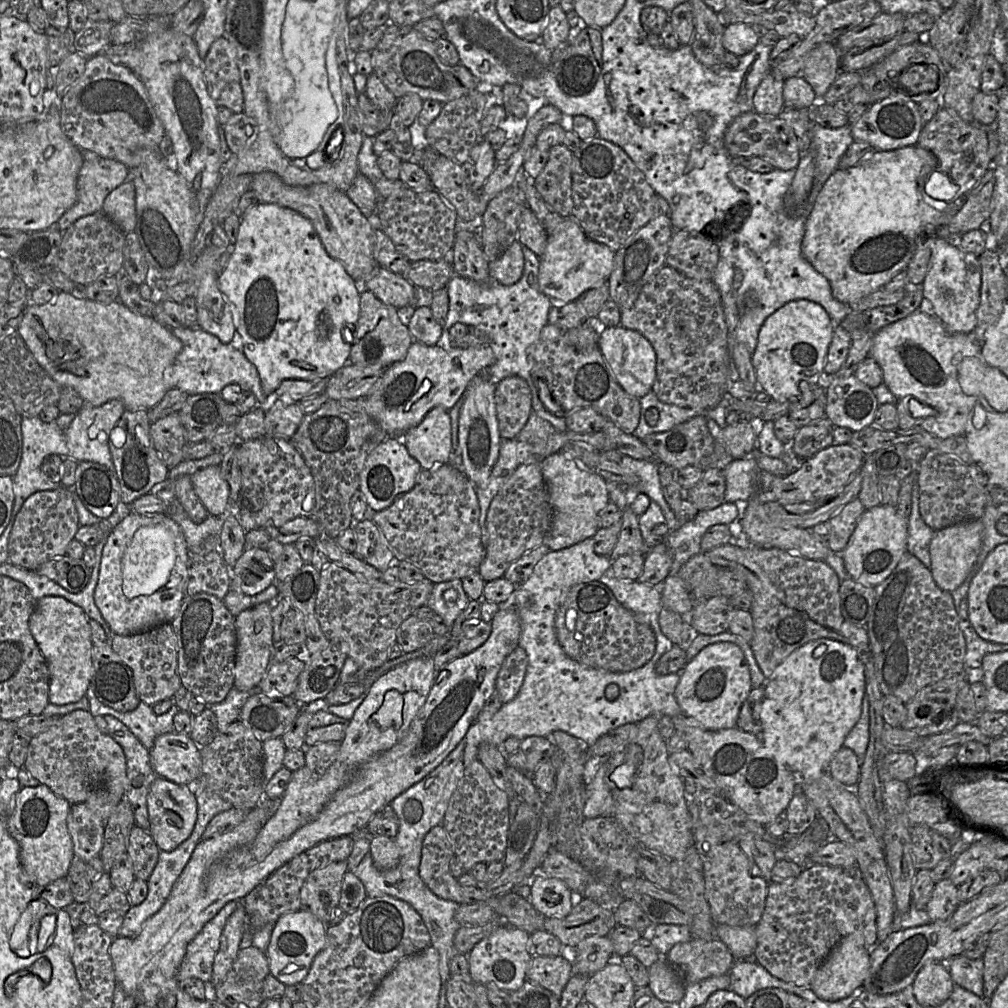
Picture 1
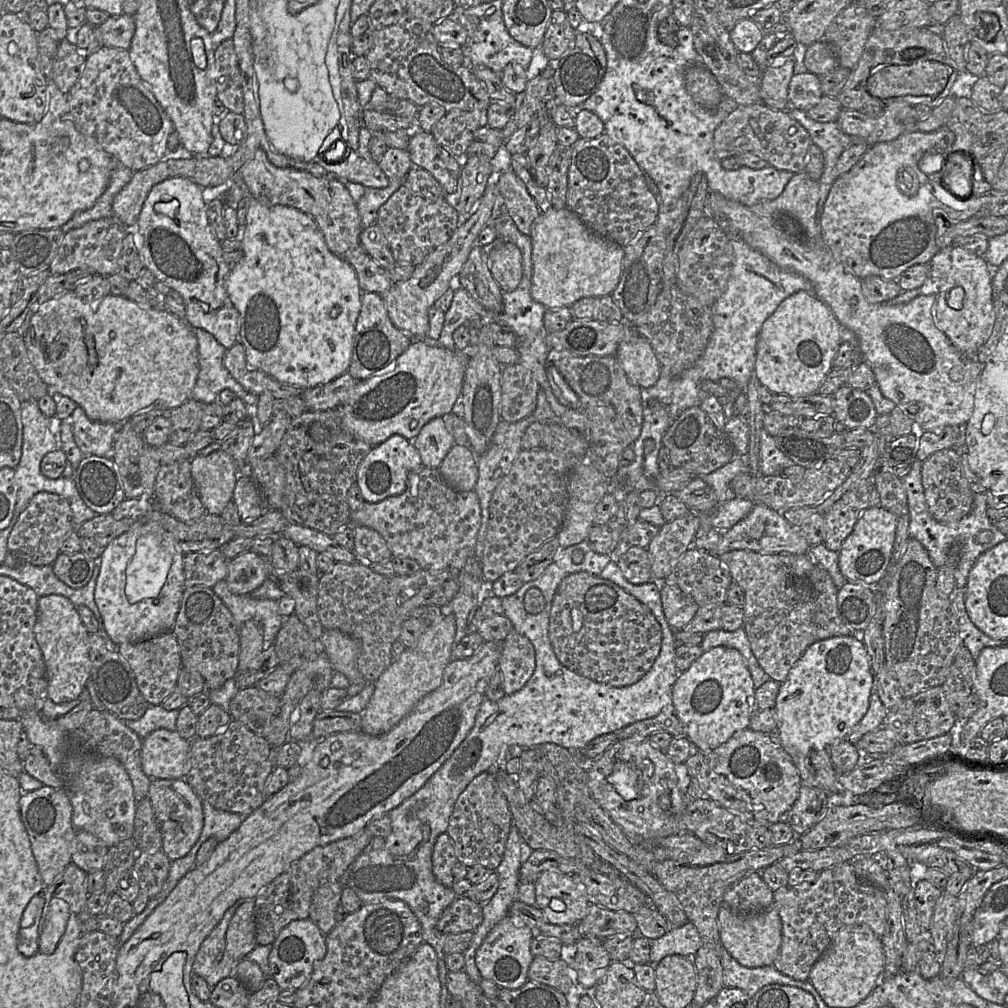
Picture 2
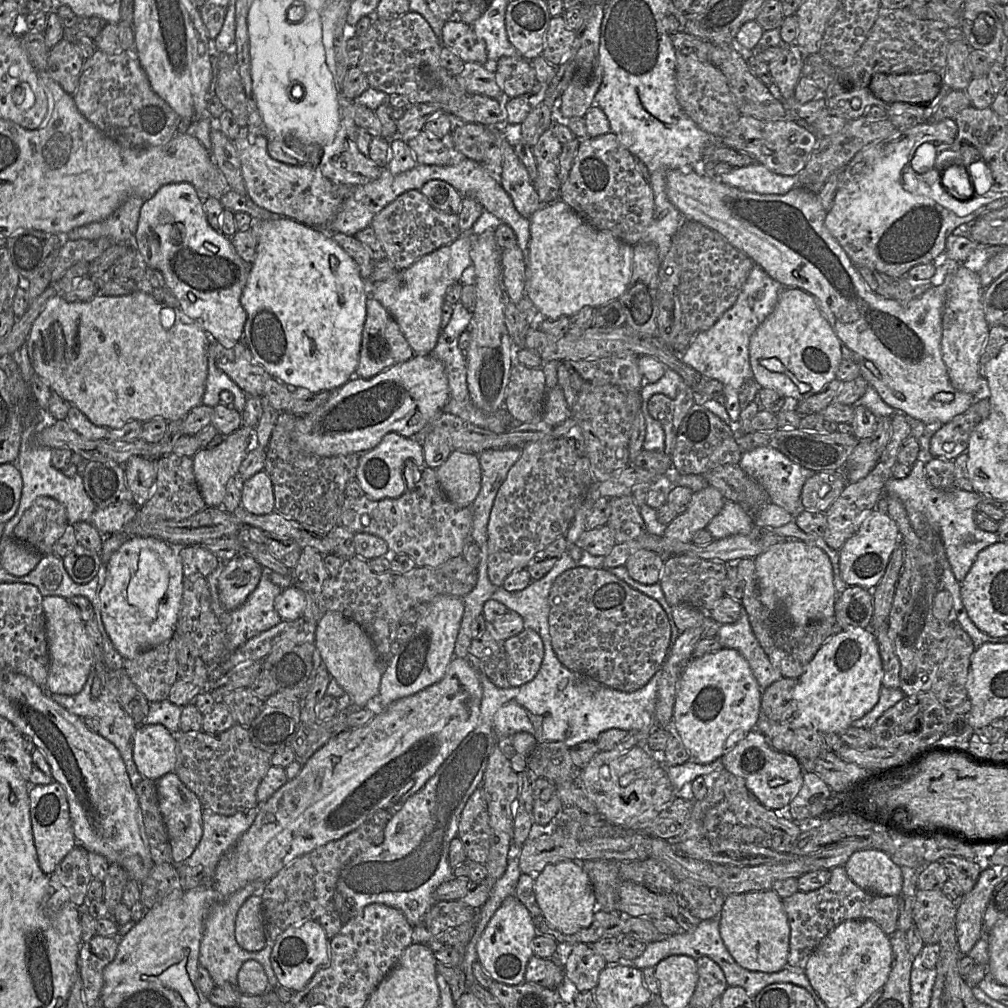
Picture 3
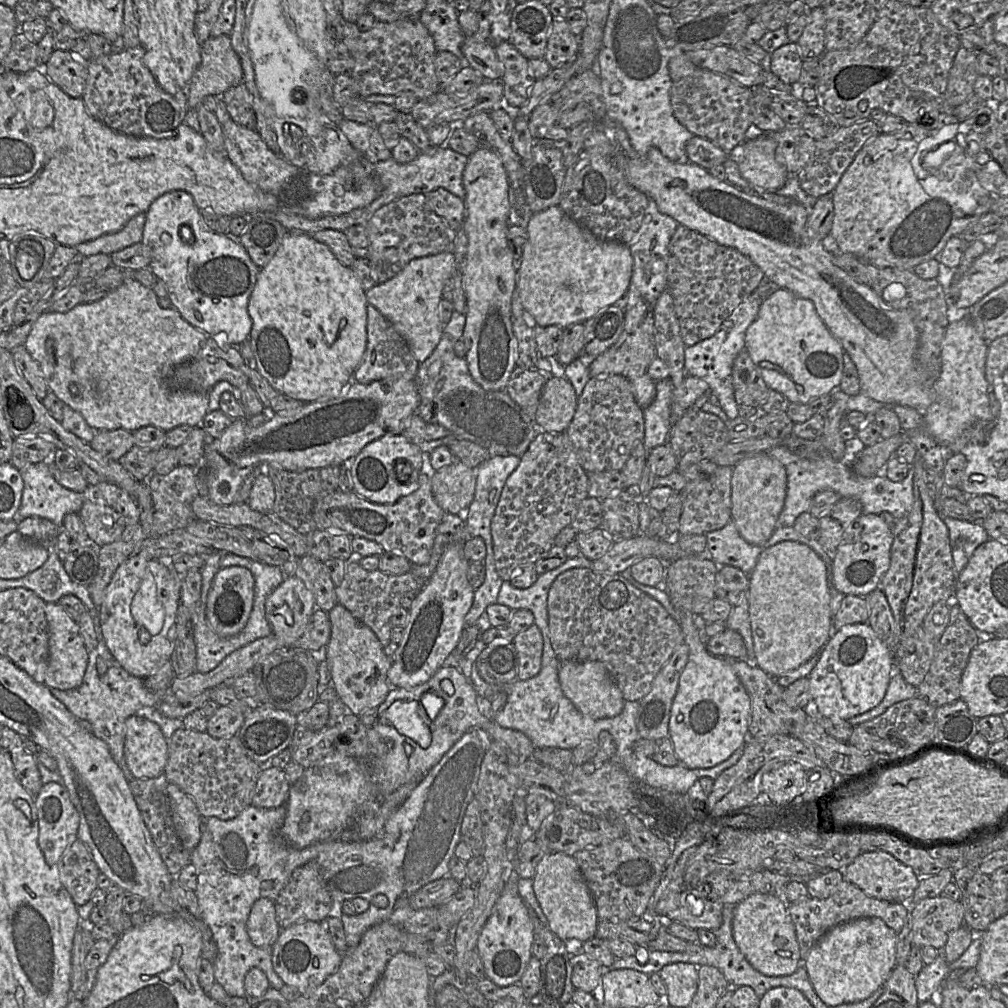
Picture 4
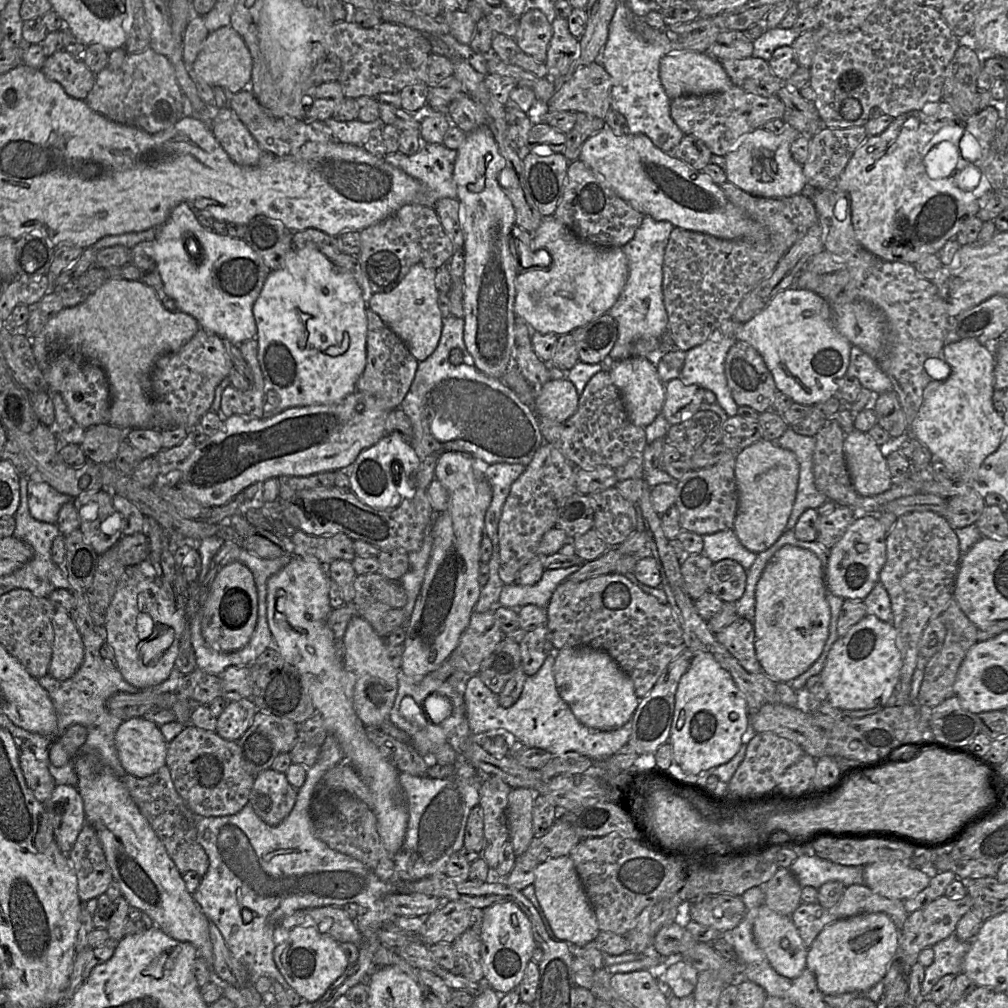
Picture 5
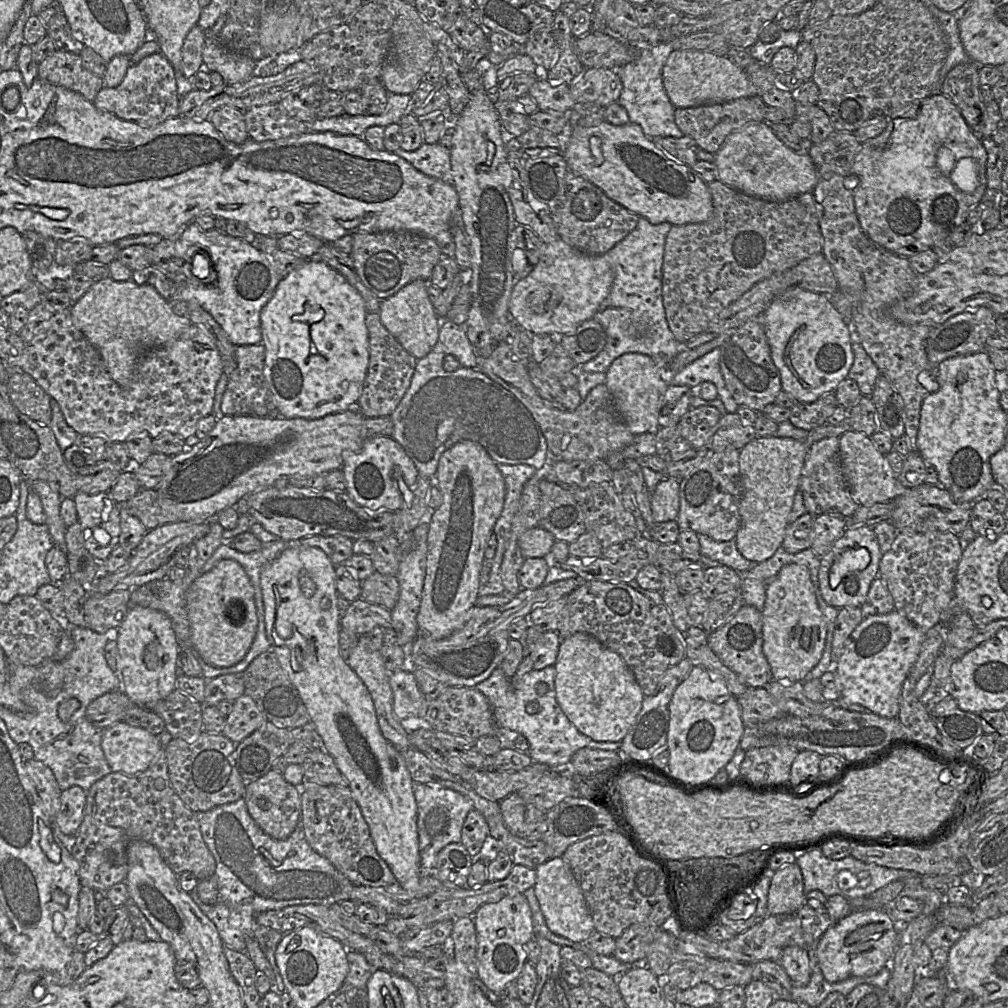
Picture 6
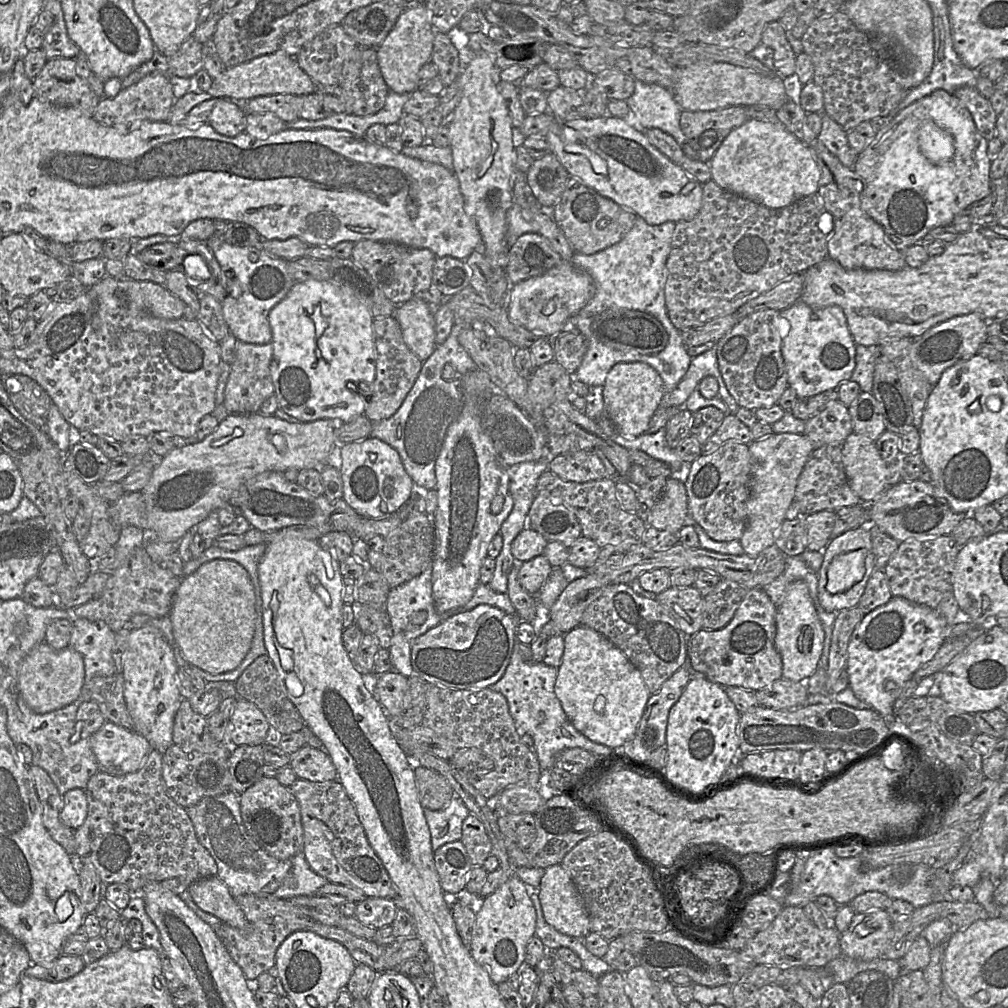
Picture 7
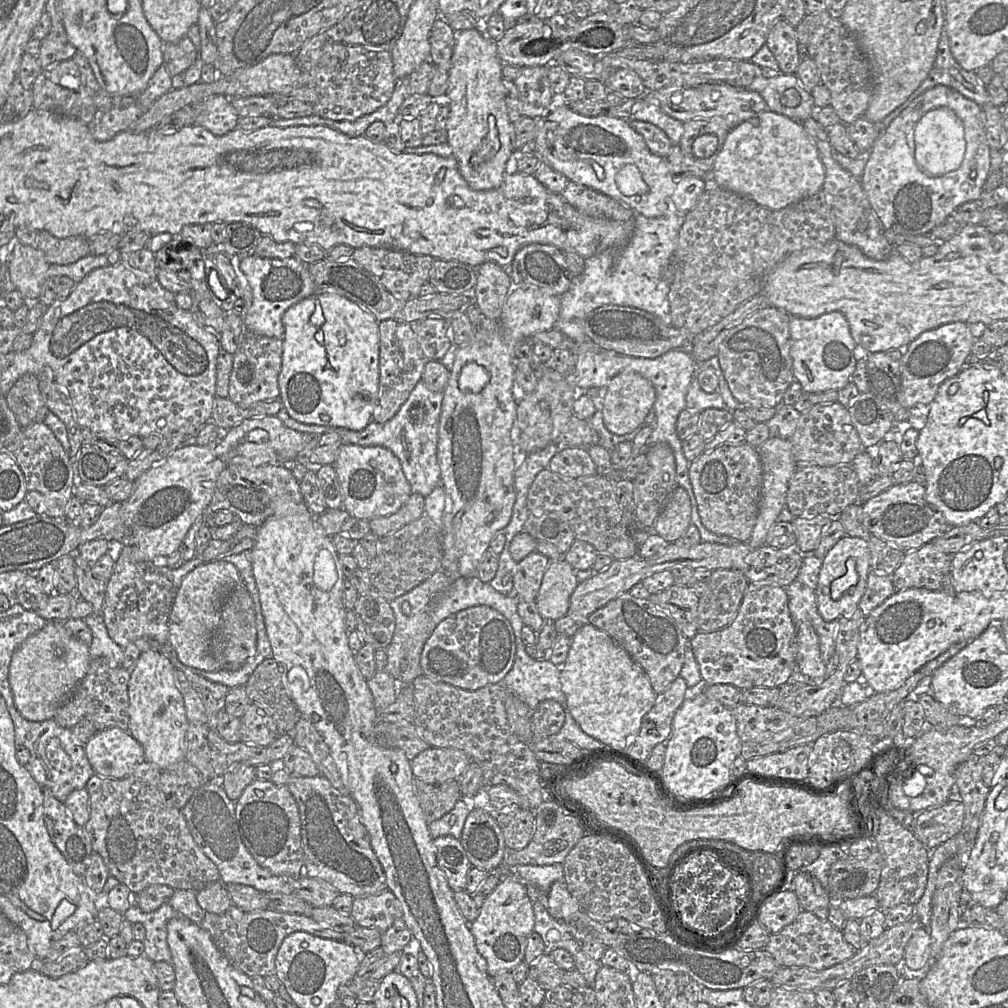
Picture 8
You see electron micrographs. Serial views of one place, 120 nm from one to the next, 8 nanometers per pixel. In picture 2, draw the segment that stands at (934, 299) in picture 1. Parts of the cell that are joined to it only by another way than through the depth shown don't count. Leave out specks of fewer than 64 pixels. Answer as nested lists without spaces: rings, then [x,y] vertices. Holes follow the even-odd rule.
[[[959,245],[952,246],[951,269],[946,282],[940,285],[933,304],[933,311],[936,311],[936,325],[961,353],[966,356],[976,356],[989,337],[994,321],[993,277],[989,272],[989,263],[984,258]],[[955,286],[960,286],[964,290],[963,304],[960,309],[951,308],[946,300],[947,292]]]

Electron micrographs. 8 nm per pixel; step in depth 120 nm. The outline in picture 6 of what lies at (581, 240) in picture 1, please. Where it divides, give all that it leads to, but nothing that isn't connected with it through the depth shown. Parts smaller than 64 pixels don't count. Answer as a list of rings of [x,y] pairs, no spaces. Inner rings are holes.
[[[560,238],[545,245],[543,254],[533,270],[514,285],[508,308],[511,320],[531,335],[559,338],[569,334],[581,323],[593,318],[600,304],[609,295],[613,279],[613,270],[603,254],[584,253]]]

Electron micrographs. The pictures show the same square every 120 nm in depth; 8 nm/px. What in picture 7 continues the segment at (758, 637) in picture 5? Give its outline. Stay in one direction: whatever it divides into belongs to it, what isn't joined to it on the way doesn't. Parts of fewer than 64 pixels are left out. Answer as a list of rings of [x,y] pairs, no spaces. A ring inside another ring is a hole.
[[[803,580],[789,583],[785,598],[776,612],[775,648],[782,659],[782,679],[800,681],[813,675],[818,667],[824,644],[824,629]]]

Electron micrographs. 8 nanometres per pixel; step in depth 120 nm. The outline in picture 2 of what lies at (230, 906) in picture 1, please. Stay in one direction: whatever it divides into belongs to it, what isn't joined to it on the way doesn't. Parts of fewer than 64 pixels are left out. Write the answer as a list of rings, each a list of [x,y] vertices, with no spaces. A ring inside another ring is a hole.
[[[244,900],[226,910],[220,922],[201,943],[192,966],[192,973],[204,978],[210,988],[222,979],[235,975],[240,961],[226,952],[226,931],[234,913]]]

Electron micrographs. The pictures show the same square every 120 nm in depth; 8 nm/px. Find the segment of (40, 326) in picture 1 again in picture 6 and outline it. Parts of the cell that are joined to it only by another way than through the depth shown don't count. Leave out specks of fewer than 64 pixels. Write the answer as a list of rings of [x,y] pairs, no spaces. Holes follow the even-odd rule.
[[[106,277],[94,282],[89,290],[70,307],[74,325],[101,355],[110,377],[122,388],[129,388],[138,358],[154,348],[175,341],[191,325],[187,317],[176,315],[152,285],[138,285],[133,280],[115,281]]]

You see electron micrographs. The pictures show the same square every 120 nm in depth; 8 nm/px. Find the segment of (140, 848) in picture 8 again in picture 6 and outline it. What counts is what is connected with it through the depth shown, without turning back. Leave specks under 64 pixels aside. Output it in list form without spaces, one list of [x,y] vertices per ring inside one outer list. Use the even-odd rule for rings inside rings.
[[[164,747],[146,771],[135,775],[111,772],[96,781],[87,792],[82,823],[75,837],[68,839],[70,853],[79,864],[81,886],[94,891],[106,892],[113,885],[125,882],[128,873],[126,850],[129,843],[135,840],[154,845],[165,863],[177,875],[188,871],[199,880],[204,880],[211,878],[216,869],[216,861],[203,840],[196,814],[184,804],[171,786]]]

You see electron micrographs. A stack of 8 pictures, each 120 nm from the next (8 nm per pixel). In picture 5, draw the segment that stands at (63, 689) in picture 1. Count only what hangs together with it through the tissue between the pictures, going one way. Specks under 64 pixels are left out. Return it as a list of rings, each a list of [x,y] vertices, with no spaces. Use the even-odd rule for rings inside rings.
[[[55,611],[52,626],[54,639],[48,674],[56,680],[65,681],[71,678],[82,664],[83,640],[66,611]]]

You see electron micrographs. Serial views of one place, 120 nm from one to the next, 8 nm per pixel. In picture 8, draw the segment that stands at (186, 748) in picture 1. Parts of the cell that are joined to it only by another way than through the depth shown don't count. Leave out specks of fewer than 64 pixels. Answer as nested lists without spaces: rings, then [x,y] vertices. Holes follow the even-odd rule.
[[[117,727],[97,732],[84,749],[95,774],[104,778],[125,778],[145,760],[142,745]]]

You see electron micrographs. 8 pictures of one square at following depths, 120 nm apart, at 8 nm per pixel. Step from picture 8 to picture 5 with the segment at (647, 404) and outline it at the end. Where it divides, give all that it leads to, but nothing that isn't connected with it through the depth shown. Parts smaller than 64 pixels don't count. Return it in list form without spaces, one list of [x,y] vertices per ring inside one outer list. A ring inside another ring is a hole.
[[[628,357],[614,363],[608,370],[620,392],[624,407],[631,422],[645,428],[662,411],[665,401],[665,384],[658,376],[656,365],[643,357]]]

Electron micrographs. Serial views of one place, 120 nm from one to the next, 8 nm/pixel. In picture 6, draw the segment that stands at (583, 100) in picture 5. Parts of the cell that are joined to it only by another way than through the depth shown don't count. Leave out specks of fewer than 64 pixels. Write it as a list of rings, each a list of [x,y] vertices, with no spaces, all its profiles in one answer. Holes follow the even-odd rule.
[[[586,68],[568,85],[576,103],[593,102],[605,108],[617,102],[623,88],[618,74],[608,68]]]

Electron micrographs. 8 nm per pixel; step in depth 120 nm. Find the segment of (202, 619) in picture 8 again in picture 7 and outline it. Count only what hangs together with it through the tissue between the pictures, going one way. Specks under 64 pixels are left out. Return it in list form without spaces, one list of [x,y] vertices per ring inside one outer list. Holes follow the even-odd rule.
[[[214,559],[201,565],[194,573],[181,578],[170,610],[174,639],[182,657],[193,666],[210,674],[236,669],[247,655],[256,626],[254,588],[248,572],[233,560]]]

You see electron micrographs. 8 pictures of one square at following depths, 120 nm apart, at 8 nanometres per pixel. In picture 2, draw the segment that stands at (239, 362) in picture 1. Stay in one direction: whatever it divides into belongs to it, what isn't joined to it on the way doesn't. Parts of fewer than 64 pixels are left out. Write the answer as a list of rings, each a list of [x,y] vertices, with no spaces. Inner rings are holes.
[[[191,328],[198,341],[199,373],[191,398],[205,404],[218,402],[221,391],[229,389],[252,409],[258,396],[246,391],[223,365],[226,349],[209,332]]]

